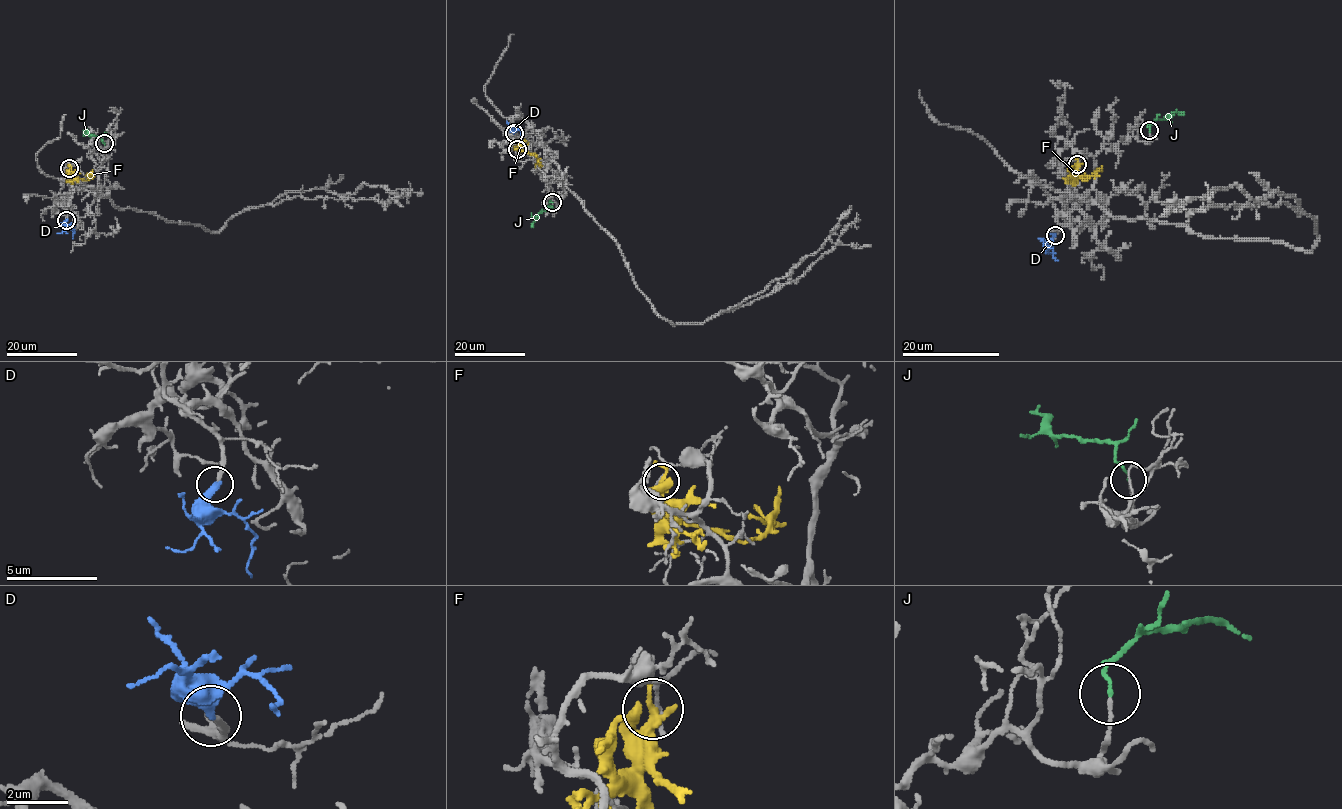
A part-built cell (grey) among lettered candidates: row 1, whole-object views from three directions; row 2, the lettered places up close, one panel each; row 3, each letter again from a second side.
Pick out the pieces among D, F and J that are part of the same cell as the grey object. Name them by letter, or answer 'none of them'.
D

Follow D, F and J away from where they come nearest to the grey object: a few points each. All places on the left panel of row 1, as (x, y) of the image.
D: (66, 220), (65, 224), (73, 231), (73, 238)
F: (69, 168), (73, 176), (85, 180), (90, 177), (92, 169)
J: (104, 143), (101, 136), (84, 132)

